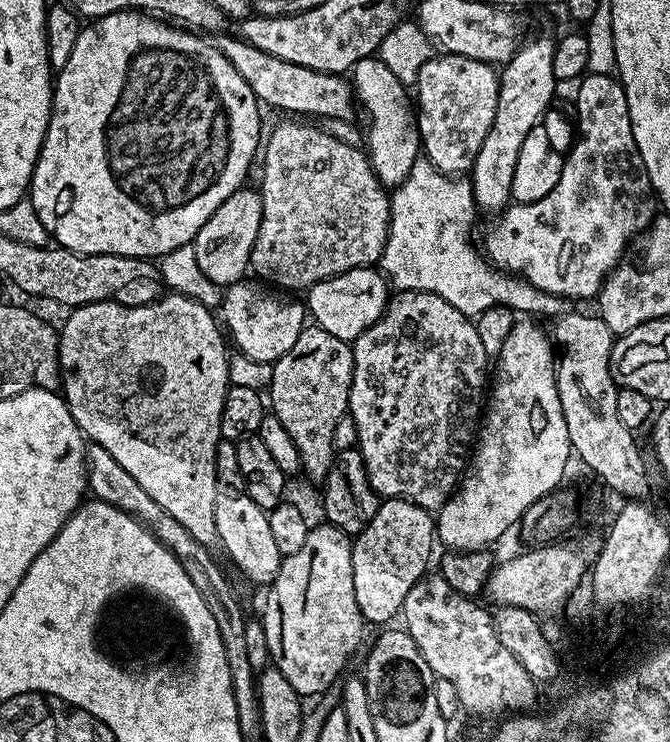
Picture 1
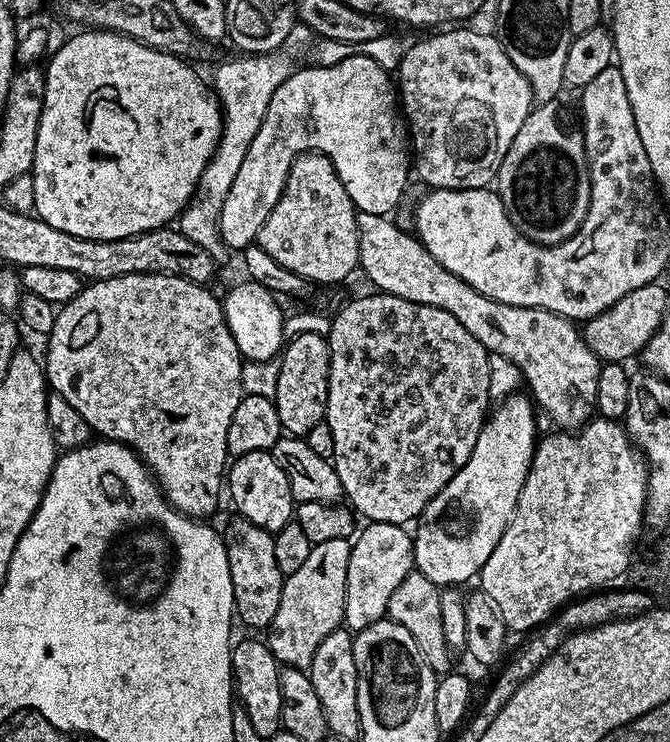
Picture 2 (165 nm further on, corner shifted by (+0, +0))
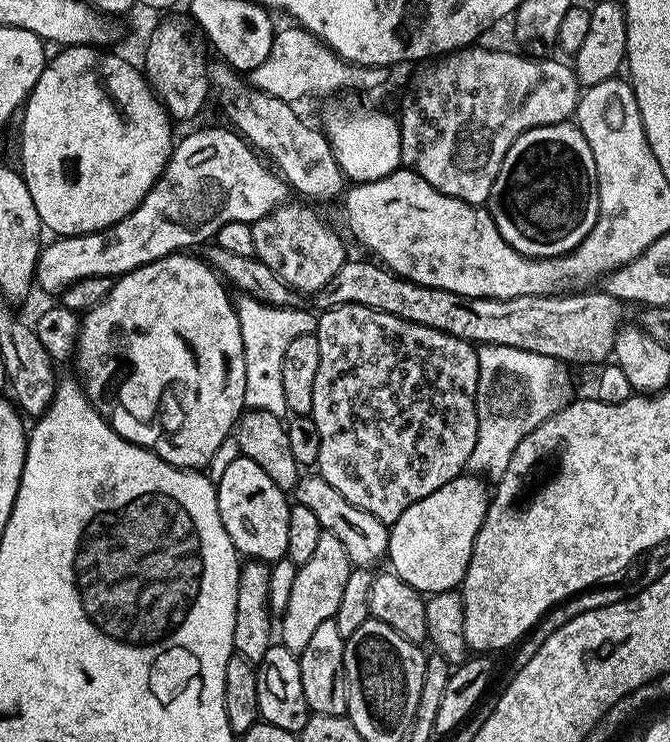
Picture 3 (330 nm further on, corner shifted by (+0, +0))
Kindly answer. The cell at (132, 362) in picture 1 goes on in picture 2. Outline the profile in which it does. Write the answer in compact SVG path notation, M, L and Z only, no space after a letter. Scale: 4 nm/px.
M134 274L109 280L93 280L87 286L81 287L79 294L57 311L54 326L47 333L48 360L43 361L48 388L55 395L66 398L66 402L70 402L70 406L74 406L74 410L78 410L78 414L86 418L93 433L99 434L105 440L128 445L144 461L169 504L193 518L208 518L220 504L220 492L222 496L222 489L226 484L226 465L230 460L226 434L230 430L230 418L234 418L234 410L242 395L242 357L227 328L221 301L215 300L208 291L205 285L195 284L181 276L162 274Z

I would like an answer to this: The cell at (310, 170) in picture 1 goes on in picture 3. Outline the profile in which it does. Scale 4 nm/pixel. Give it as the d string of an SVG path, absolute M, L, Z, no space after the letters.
M292 203L281 204L275 212L266 214L261 220L256 220L251 224L254 240L253 250L256 259L266 266L270 266L270 270L274 270L274 274L278 274L278 278L282 282L286 282L293 292L315 294L320 292L322 286L326 286L326 282L330 282L330 278L334 278L334 274L338 274L338 270L344 265L346 259L344 244L340 241L339 234L318 213L303 208L303 206L308 207L303 203L300 203L301 205Z

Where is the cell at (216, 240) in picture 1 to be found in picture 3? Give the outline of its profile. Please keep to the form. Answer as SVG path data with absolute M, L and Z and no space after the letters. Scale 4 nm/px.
M336 98L325 104L328 105L324 108L322 131L330 142L332 153L341 172L349 181L365 184L371 180L386 178L386 174L390 174L401 167L402 138L400 137L400 126L395 115L387 116L384 112L371 112L368 108L359 108L356 104L347 104L344 98Z

